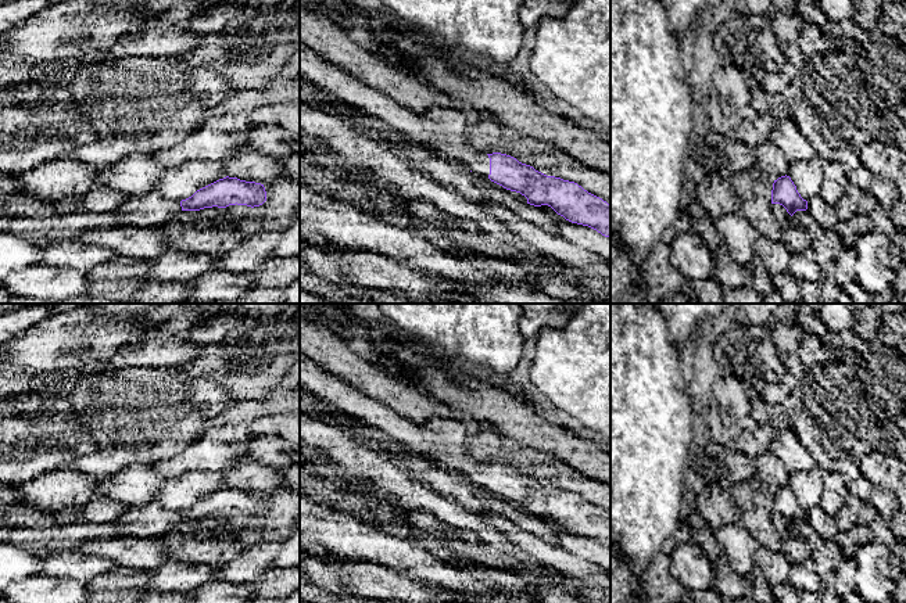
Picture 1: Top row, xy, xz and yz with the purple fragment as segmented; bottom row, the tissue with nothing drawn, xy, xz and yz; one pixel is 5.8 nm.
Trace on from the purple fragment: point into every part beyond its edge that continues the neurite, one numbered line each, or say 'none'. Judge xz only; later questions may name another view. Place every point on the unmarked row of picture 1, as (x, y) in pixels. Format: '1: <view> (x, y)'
1: xz (446, 442)

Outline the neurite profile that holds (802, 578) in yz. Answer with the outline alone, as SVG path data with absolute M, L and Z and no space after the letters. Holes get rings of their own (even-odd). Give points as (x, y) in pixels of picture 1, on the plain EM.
M807 559L805 563L792 564L788 584L791 584L799 592L819 595L826 584L826 578L814 571L813 560Z

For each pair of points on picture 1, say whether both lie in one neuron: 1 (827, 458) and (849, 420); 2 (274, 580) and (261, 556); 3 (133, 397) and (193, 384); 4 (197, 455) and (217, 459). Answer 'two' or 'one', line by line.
1: one
2: two
3: one
4: one

